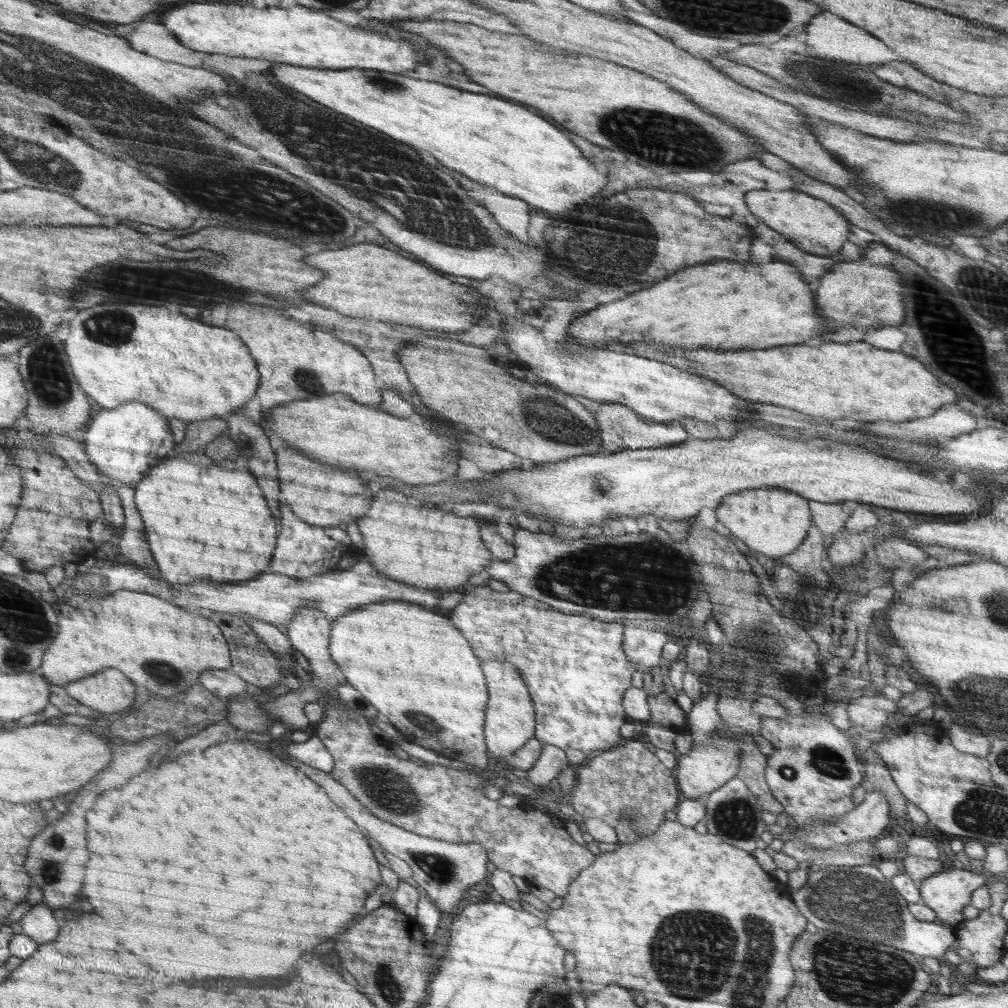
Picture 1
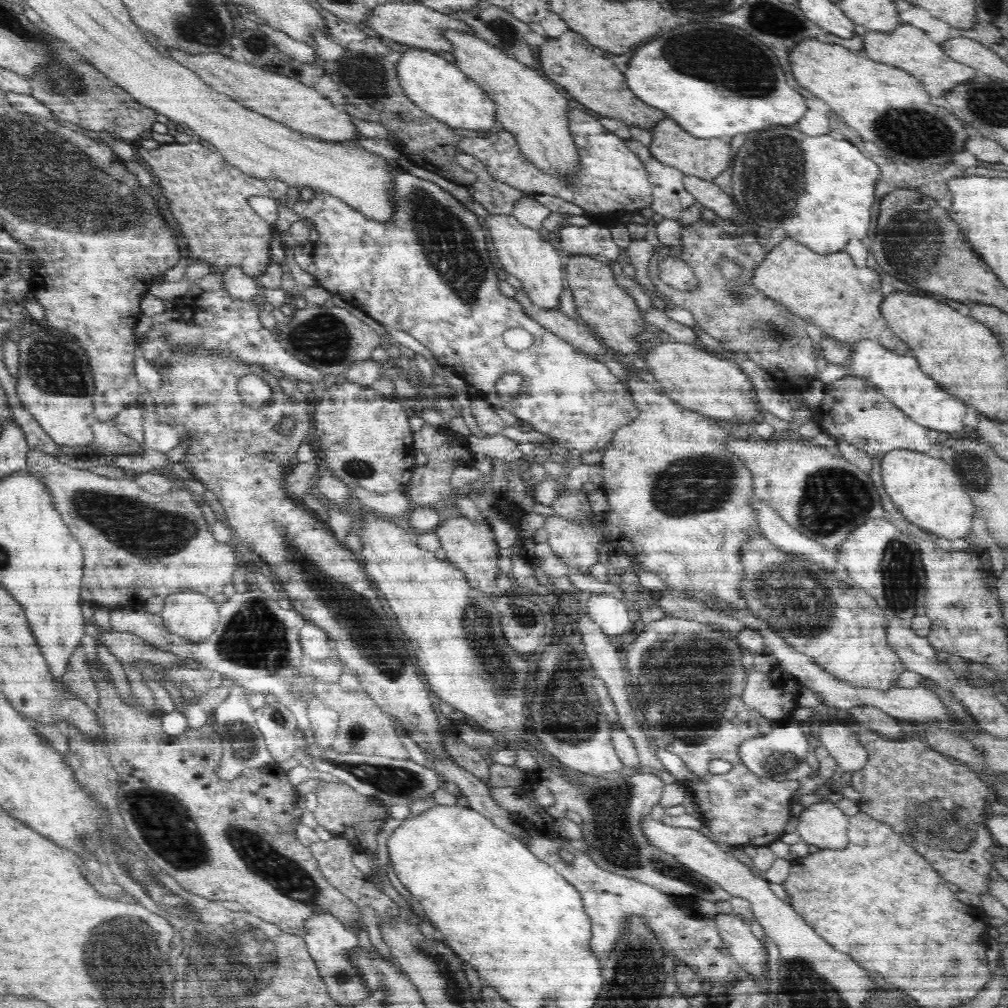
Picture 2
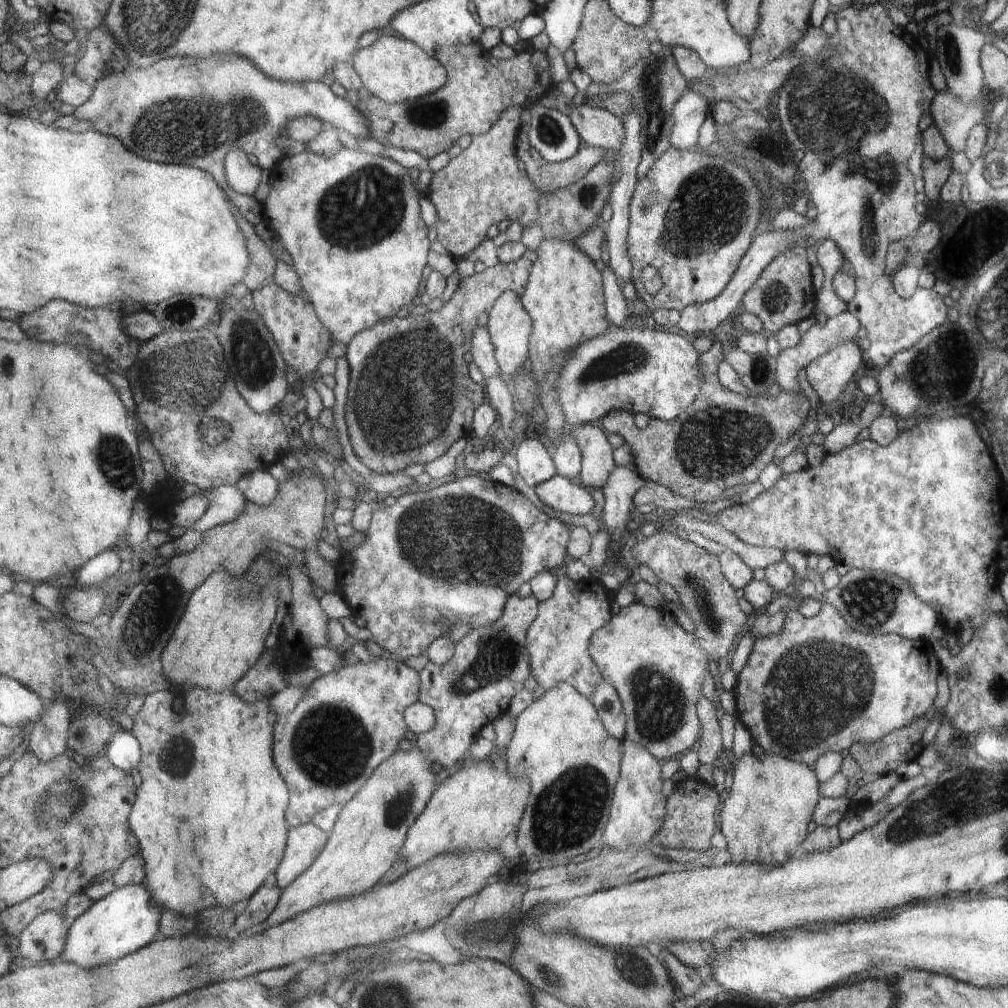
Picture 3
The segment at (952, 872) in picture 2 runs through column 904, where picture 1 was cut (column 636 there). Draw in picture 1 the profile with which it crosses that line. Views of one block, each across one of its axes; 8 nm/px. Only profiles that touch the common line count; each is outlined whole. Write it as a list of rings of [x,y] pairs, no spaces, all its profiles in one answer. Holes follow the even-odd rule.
[[[627,740],[603,751],[602,754],[588,760],[587,765],[585,763],[578,768],[571,801],[577,817],[581,820],[598,818],[608,823],[616,831],[616,844],[636,843],[639,839],[659,831],[664,812],[674,810],[674,806],[678,804],[678,788],[676,782],[670,778],[670,770],[664,768],[652,752],[648,752],[640,742]]]

